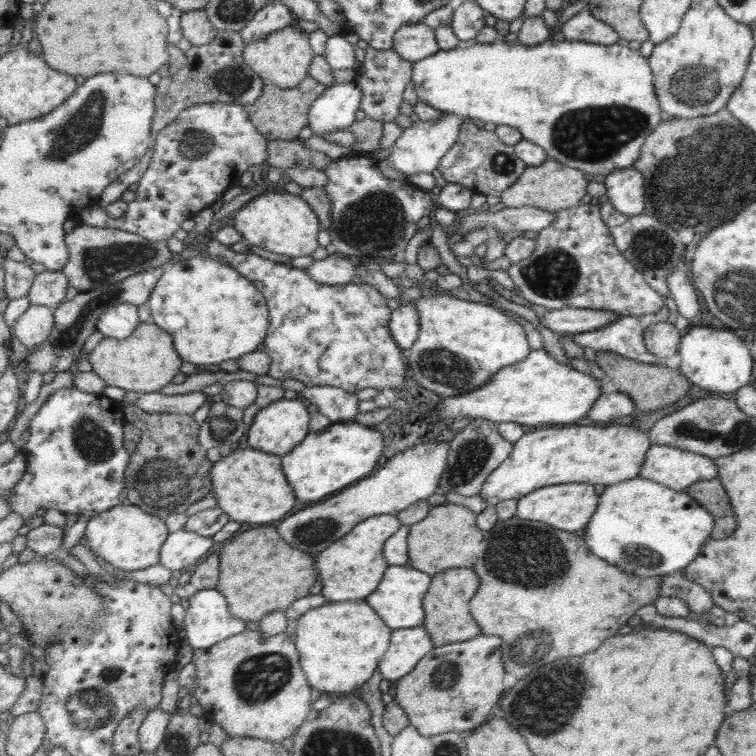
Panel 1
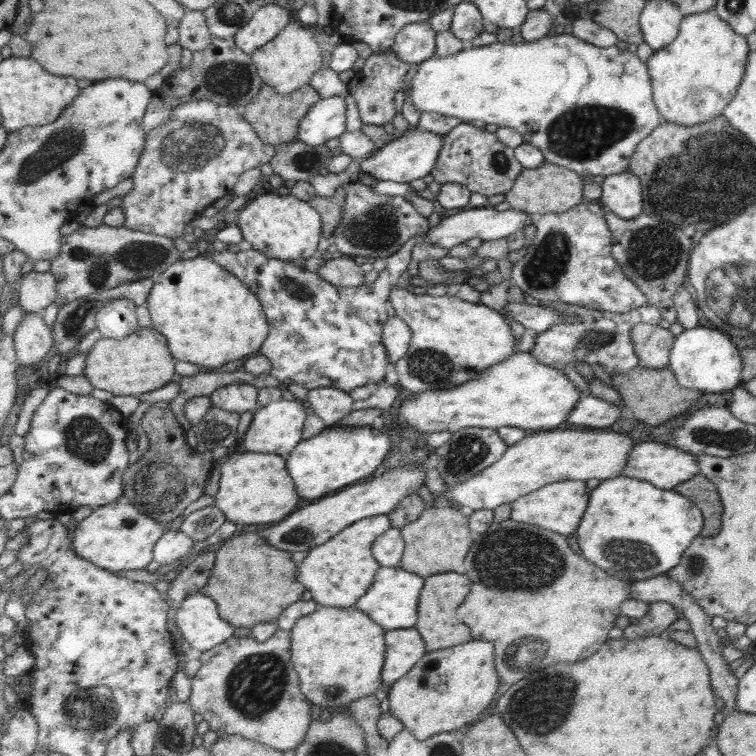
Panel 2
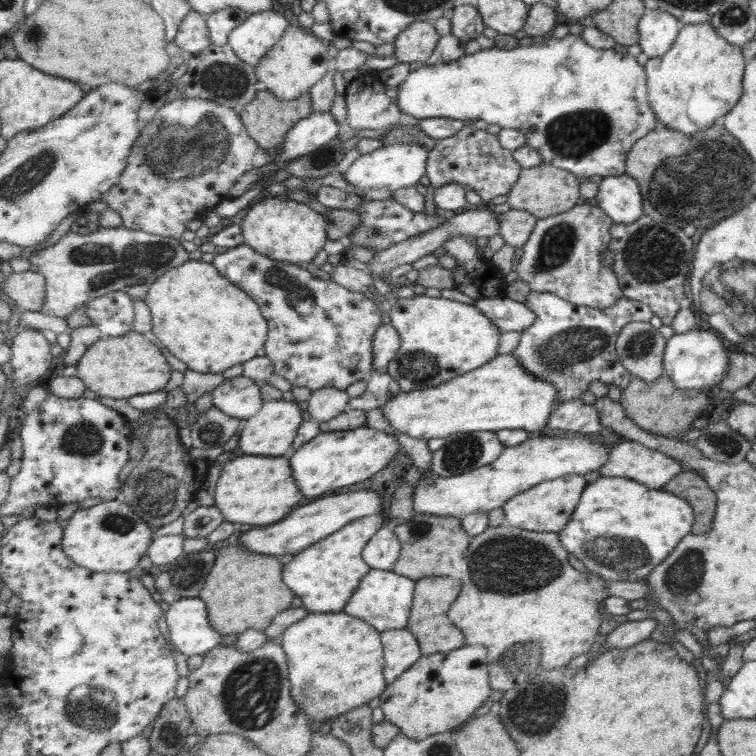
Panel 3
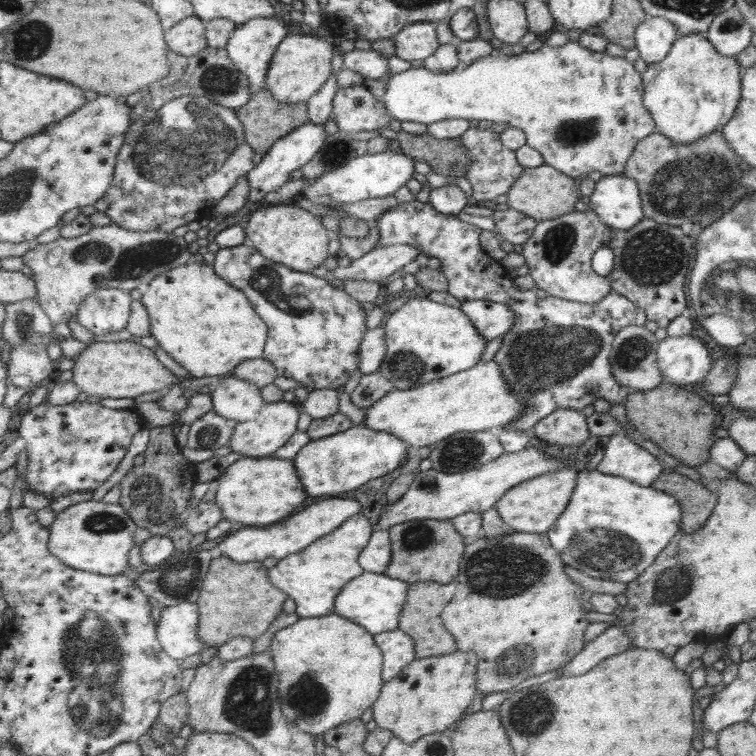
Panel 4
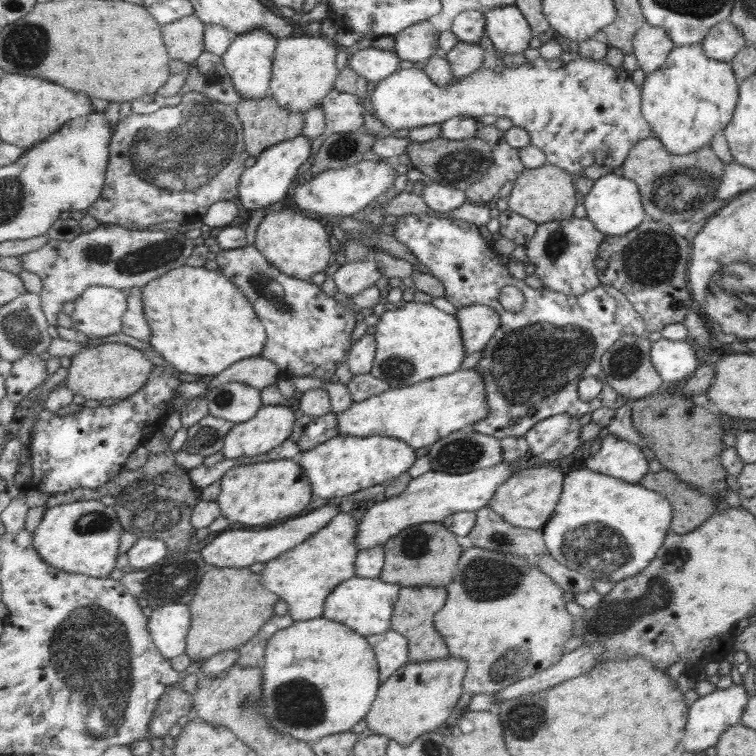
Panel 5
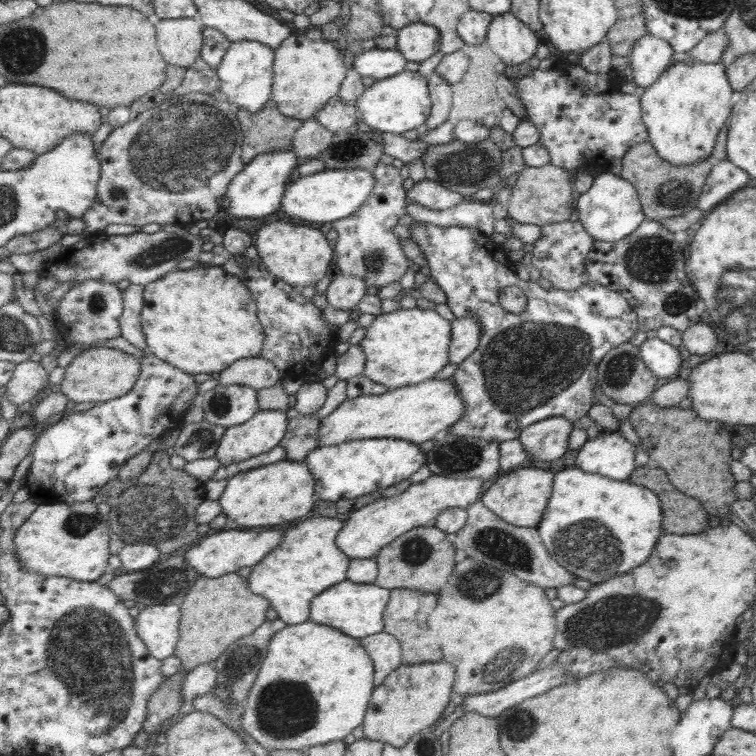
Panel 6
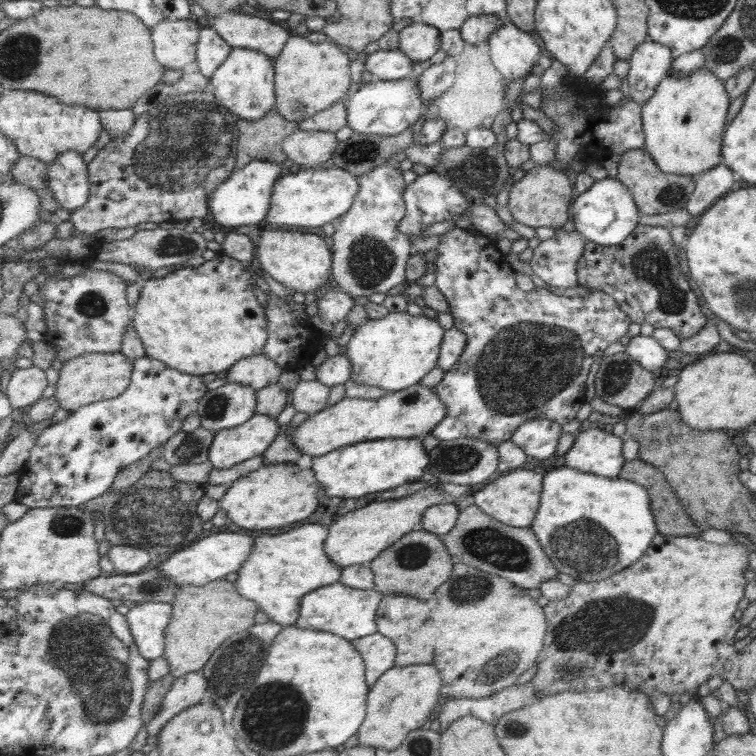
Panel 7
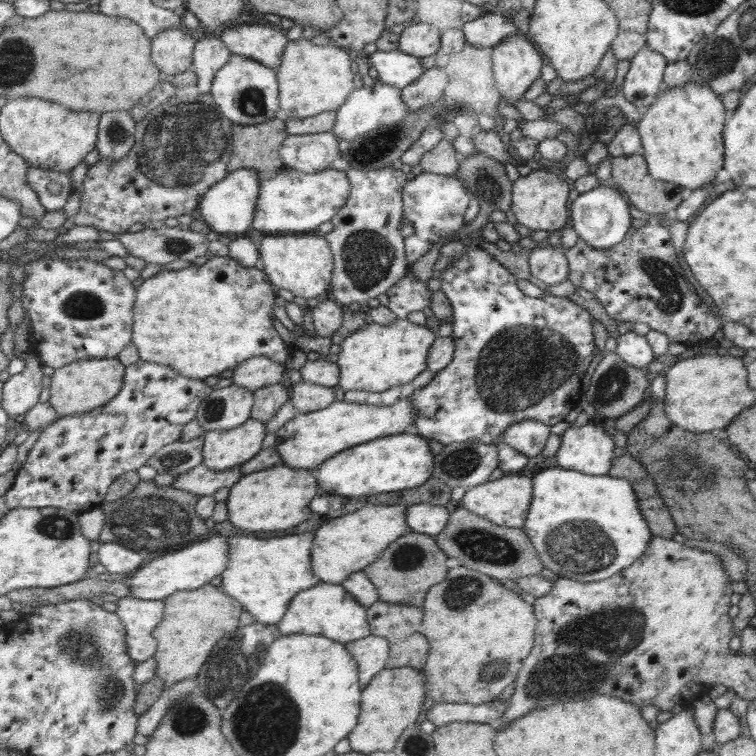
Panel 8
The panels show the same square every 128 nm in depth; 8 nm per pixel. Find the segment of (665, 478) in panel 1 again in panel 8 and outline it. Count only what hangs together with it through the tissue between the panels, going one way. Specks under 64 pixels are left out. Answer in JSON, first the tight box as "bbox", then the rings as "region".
{"bbox":[554,423,615,476],"region":[[[591,423],[579,427],[571,424],[559,437],[559,448],[554,454],[557,467],[582,472],[584,475],[601,476],[606,474],[615,447],[612,438],[601,427]]]}

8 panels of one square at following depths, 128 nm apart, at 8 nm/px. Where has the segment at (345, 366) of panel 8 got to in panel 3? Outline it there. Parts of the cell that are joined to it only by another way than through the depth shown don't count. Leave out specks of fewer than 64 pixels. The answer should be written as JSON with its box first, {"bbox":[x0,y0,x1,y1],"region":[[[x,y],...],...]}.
{"bbox":[387,295,502,392],"region":[[[414,295],[409,299],[397,299],[390,318],[390,323],[402,337],[398,356],[388,364],[387,373],[405,392],[433,388],[449,380],[455,380],[457,376],[463,376],[476,368],[485,366],[499,355],[497,348],[499,348],[502,330],[473,304],[469,305],[444,297]]]}

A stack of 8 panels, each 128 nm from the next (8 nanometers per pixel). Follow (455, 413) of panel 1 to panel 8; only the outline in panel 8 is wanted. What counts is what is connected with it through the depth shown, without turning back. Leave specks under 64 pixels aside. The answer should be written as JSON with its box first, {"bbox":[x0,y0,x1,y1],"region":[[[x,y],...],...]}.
{"bbox":[274,384,418,471],"region":[[[409,384],[403,386],[403,391],[401,398],[391,405],[375,406],[343,400],[335,401],[329,408],[310,413],[296,413],[294,418],[275,432],[274,445],[281,455],[281,464],[316,471],[338,452],[384,436],[411,432],[418,417],[418,410],[412,403],[415,390]]]}

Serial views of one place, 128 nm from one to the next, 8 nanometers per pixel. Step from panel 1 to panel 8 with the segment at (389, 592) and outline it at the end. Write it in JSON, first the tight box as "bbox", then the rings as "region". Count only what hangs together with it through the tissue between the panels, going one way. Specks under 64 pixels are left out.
{"bbox":[276,583,372,645],"region":[[[329,583],[317,584],[314,588],[299,592],[299,595],[293,598],[285,618],[276,626],[280,628],[283,635],[316,634],[343,645],[365,639],[372,634],[368,608],[361,605],[343,585]]]}

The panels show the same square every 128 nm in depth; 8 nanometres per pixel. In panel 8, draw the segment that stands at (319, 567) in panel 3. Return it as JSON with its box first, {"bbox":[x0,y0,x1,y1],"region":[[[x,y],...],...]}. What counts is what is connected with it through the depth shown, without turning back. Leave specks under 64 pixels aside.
{"bbox":[222,532,323,625],"region":[[[297,532],[279,534],[283,538],[263,538],[247,536],[230,536],[230,559],[222,574],[223,591],[227,595],[237,598],[237,601],[245,607],[254,621],[263,624],[277,625],[289,612],[289,606],[293,598],[299,592],[314,588],[323,583],[319,577],[313,575],[312,570],[312,546],[315,540],[313,532]]]}

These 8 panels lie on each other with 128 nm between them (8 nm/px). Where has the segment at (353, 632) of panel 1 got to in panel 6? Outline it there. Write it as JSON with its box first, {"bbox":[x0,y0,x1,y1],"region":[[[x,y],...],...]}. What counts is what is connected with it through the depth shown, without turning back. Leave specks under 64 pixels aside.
{"bbox":[242,621,376,750],"region":[[[308,621],[288,625],[280,630],[269,644],[267,659],[263,661],[255,684],[245,700],[242,730],[269,750],[306,750],[343,740],[357,726],[364,724],[370,700],[376,687],[376,667],[365,651],[362,640],[328,625]]]}

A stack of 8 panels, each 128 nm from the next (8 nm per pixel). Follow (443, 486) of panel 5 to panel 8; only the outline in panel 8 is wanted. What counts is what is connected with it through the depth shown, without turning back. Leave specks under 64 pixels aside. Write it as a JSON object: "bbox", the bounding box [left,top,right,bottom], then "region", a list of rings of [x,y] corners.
{"bbox":[312,503,411,585],"region":[[[370,503],[339,518],[326,522],[315,532],[312,546],[312,570],[323,583],[344,585],[355,572],[365,570],[376,562],[383,551],[397,539],[411,532],[407,524],[408,506]]]}

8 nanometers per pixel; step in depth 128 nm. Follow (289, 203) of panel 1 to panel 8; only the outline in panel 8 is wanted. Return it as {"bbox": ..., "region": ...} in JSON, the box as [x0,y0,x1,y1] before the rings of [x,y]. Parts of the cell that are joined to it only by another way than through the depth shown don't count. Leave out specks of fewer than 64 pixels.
{"bbox":[259,235,336,298],"region":[[[323,235],[267,236],[260,242],[259,250],[260,267],[276,289],[284,288],[303,298],[319,298],[330,290],[336,264],[332,248]]]}

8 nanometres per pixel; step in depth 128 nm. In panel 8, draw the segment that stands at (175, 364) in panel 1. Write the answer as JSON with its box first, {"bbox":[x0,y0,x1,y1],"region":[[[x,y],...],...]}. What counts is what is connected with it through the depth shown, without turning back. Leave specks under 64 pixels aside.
{"bbox":[49,358,126,417],"region":[[[89,358],[77,360],[56,369],[51,378],[49,402],[63,417],[75,416],[99,408],[113,400],[125,382],[126,366],[118,358]]]}

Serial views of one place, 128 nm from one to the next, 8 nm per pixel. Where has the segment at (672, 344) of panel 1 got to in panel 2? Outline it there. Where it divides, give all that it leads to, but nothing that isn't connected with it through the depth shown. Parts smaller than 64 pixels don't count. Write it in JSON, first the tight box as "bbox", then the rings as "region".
{"bbox":[630,324,674,368],"region":[[[636,324],[631,327],[630,341],[633,345],[635,356],[639,359],[639,367],[663,368],[668,366],[668,352],[674,336],[667,328],[659,327],[658,324]]]}

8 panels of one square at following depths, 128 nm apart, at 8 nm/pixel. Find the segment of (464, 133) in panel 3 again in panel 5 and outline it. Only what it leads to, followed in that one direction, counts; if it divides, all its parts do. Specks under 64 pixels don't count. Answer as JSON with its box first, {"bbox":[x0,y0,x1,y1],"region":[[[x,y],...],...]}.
{"bbox":[466,125,524,202],"region":[[[490,125],[479,127],[477,138],[489,143],[493,147],[493,166],[487,169],[483,178],[466,191],[470,202],[491,202],[497,199],[499,190],[509,182],[515,180],[524,171],[519,153],[506,140],[506,132],[497,126]]]}

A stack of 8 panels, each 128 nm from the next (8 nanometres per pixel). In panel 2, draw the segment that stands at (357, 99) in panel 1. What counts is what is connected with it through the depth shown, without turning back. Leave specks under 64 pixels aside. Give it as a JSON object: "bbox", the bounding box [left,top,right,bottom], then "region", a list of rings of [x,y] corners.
{"bbox":[296,98,349,147],"region":[[[344,98],[321,99],[318,104],[313,105],[301,122],[301,130],[296,140],[318,147],[327,144],[329,140],[334,138],[339,139],[347,130],[347,101],[349,99],[345,98],[344,100]]]}

